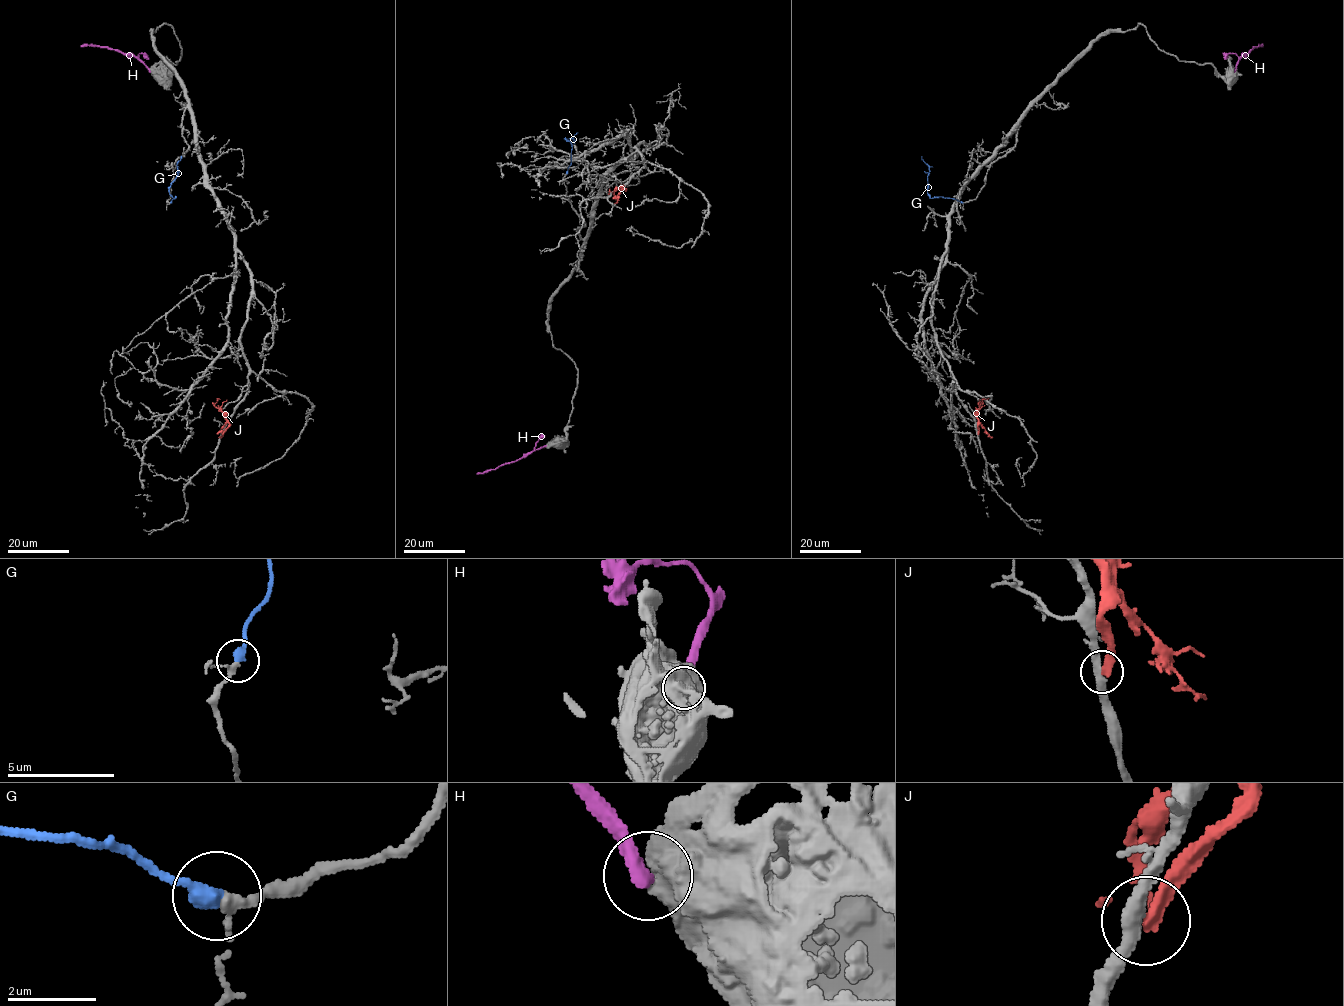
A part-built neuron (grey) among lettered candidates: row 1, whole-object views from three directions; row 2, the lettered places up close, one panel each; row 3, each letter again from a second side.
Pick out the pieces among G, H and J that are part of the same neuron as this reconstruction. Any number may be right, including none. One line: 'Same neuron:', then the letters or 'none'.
Same neuron: G

